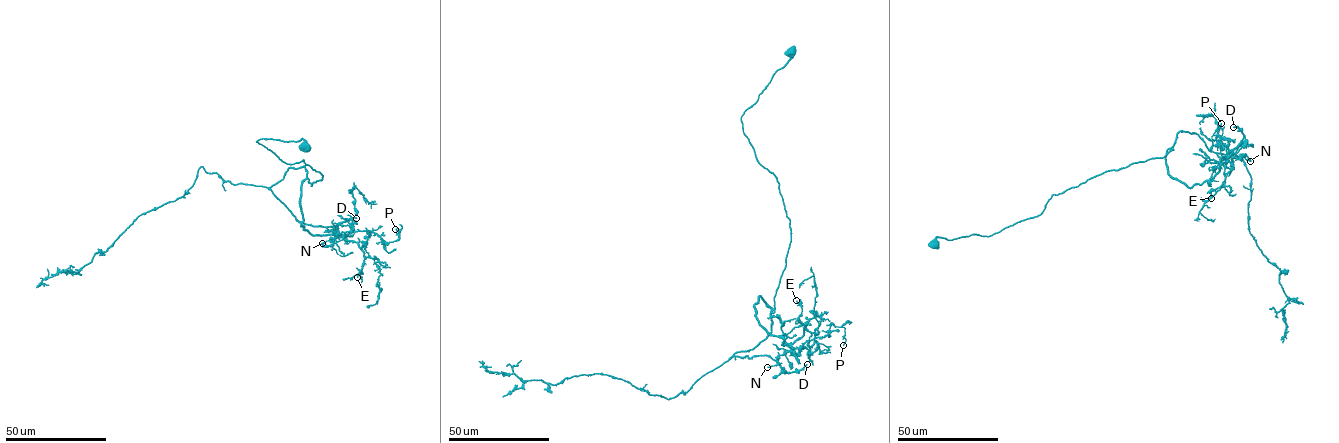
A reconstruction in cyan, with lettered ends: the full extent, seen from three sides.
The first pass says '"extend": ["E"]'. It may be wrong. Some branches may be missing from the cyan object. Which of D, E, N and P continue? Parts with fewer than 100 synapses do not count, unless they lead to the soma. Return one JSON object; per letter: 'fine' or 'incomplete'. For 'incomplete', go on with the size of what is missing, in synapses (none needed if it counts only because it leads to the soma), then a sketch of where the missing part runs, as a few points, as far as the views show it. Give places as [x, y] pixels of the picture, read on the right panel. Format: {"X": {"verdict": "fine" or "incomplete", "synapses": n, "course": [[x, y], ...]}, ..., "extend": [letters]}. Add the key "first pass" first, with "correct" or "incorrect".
{"first pass": "incorrect", "D": {"verdict": "incomplete", "synapses": 190, "course": [[1233, 127], [1212, 136], [1209, 128], [1213, 120], [1204, 111]]}, "E": {"verdict": "fine"}, "N": {"verdict": "fine"}, "P": {"verdict": "fine"}, "extend": ["D"]}

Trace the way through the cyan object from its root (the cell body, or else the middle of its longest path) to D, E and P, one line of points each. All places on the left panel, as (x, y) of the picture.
D: (305, 145), (256, 141), (323, 176), (311, 186), (305, 166), (289, 168), (271, 191), (298, 222), (356, 218)
E: (305, 145), (256, 141), (323, 176), (301, 182), (301, 225), (358, 243), (357, 277)
P: (305, 145), (256, 141), (323, 176), (301, 182), (305, 231), (371, 231), (388, 243), (399, 238), (395, 229)

